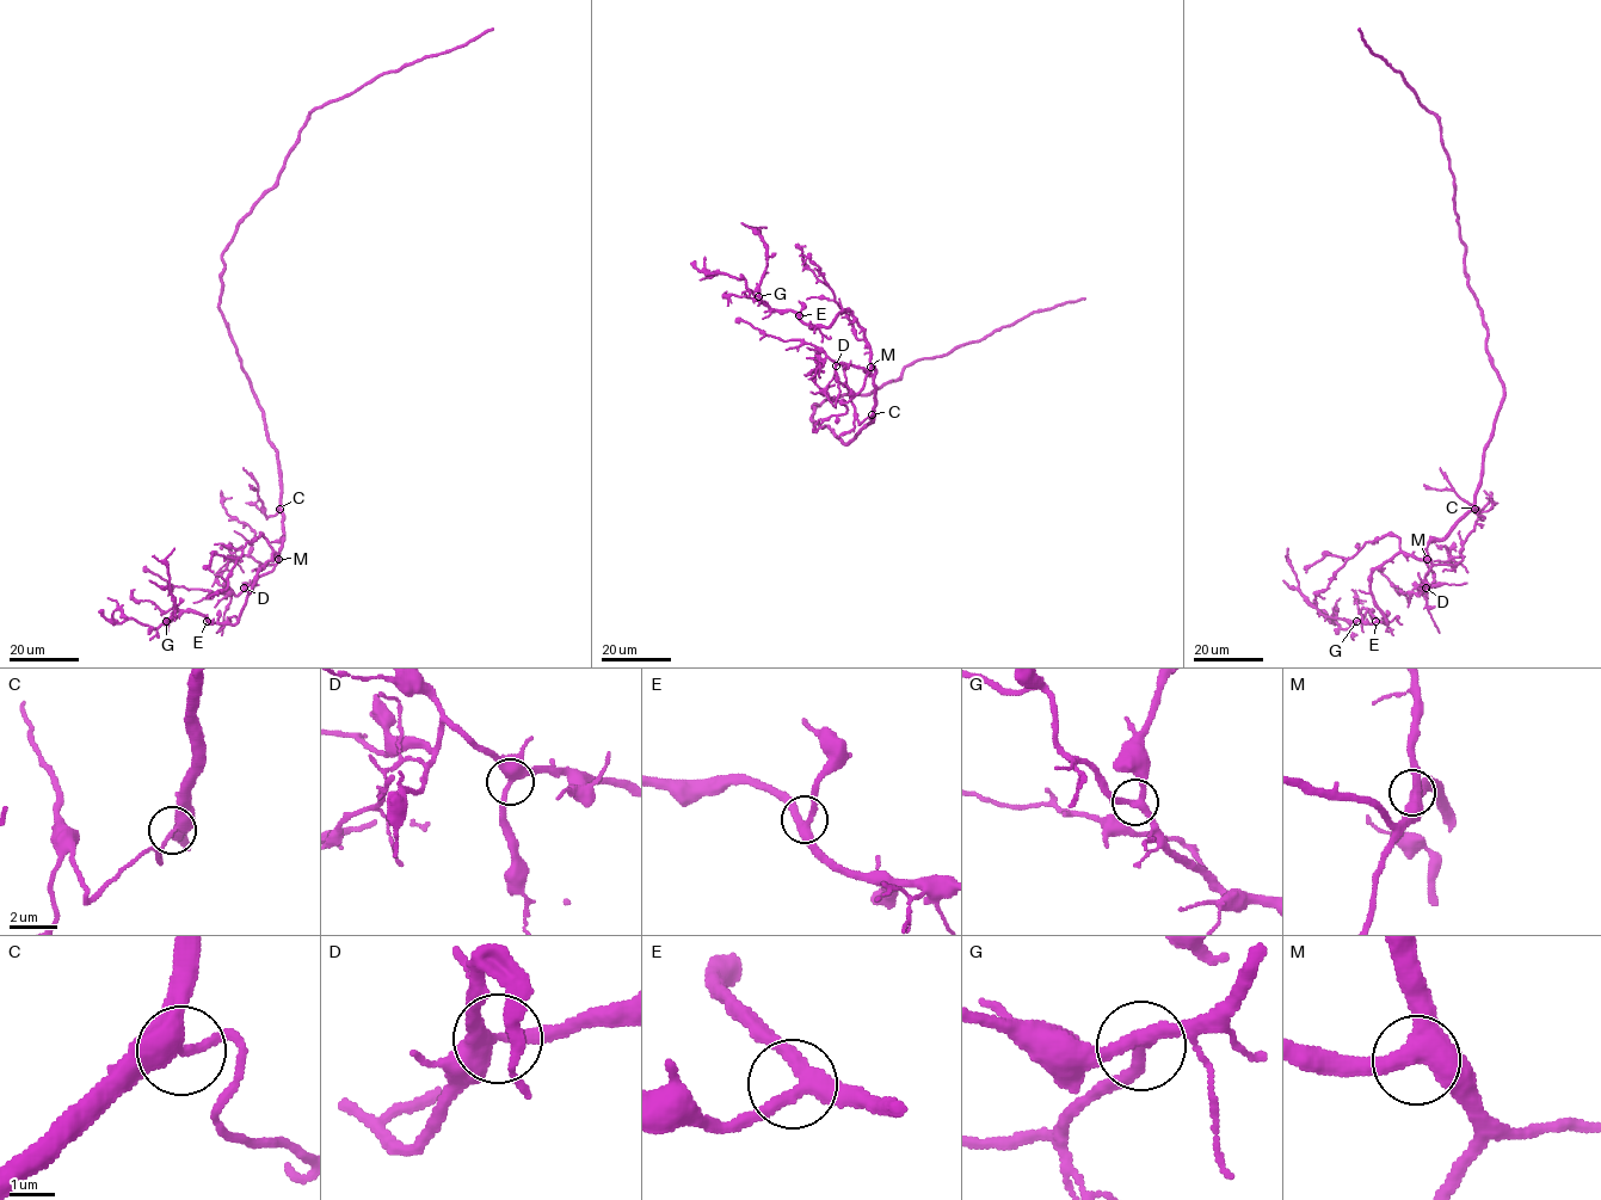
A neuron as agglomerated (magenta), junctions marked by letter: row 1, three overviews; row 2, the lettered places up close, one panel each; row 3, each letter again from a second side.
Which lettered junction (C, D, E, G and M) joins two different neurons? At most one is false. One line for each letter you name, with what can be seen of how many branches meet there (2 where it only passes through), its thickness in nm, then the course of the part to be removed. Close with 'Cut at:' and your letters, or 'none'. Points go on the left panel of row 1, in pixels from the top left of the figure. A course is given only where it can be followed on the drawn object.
Cut at: none

